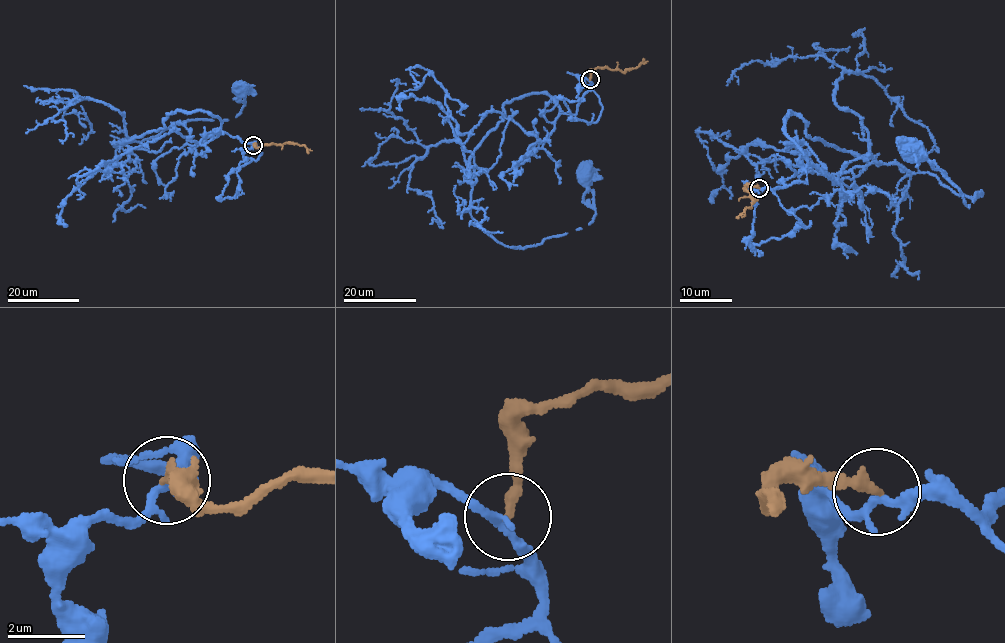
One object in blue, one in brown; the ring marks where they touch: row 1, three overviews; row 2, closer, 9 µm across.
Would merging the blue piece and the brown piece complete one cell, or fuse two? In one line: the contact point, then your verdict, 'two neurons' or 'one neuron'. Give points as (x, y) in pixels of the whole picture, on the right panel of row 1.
place (759, 188); two neurons

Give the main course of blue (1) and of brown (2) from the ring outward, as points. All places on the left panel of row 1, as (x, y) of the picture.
1: (253, 145), (194, 110), (170, 112), (164, 127), (119, 141), (236, 117), (244, 103), (238, 88)
2: (253, 145), (295, 143), (303, 145), (308, 153)

